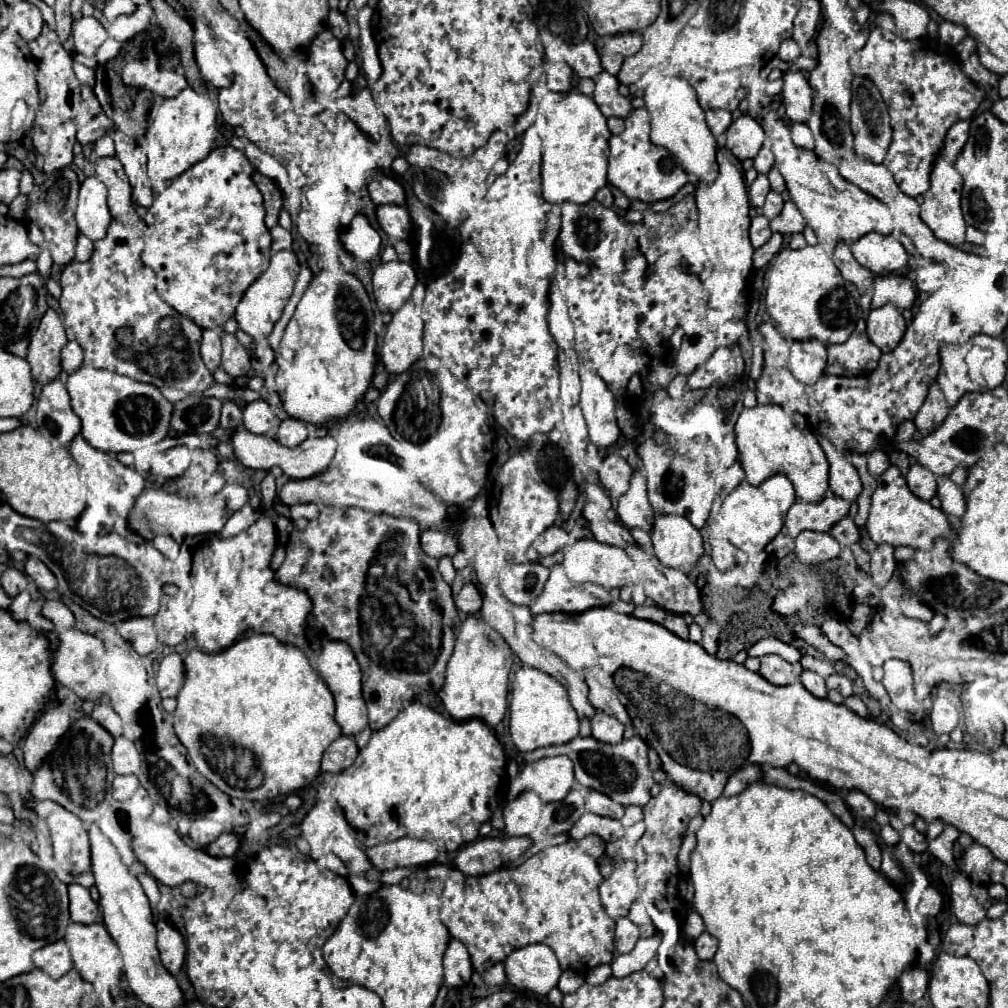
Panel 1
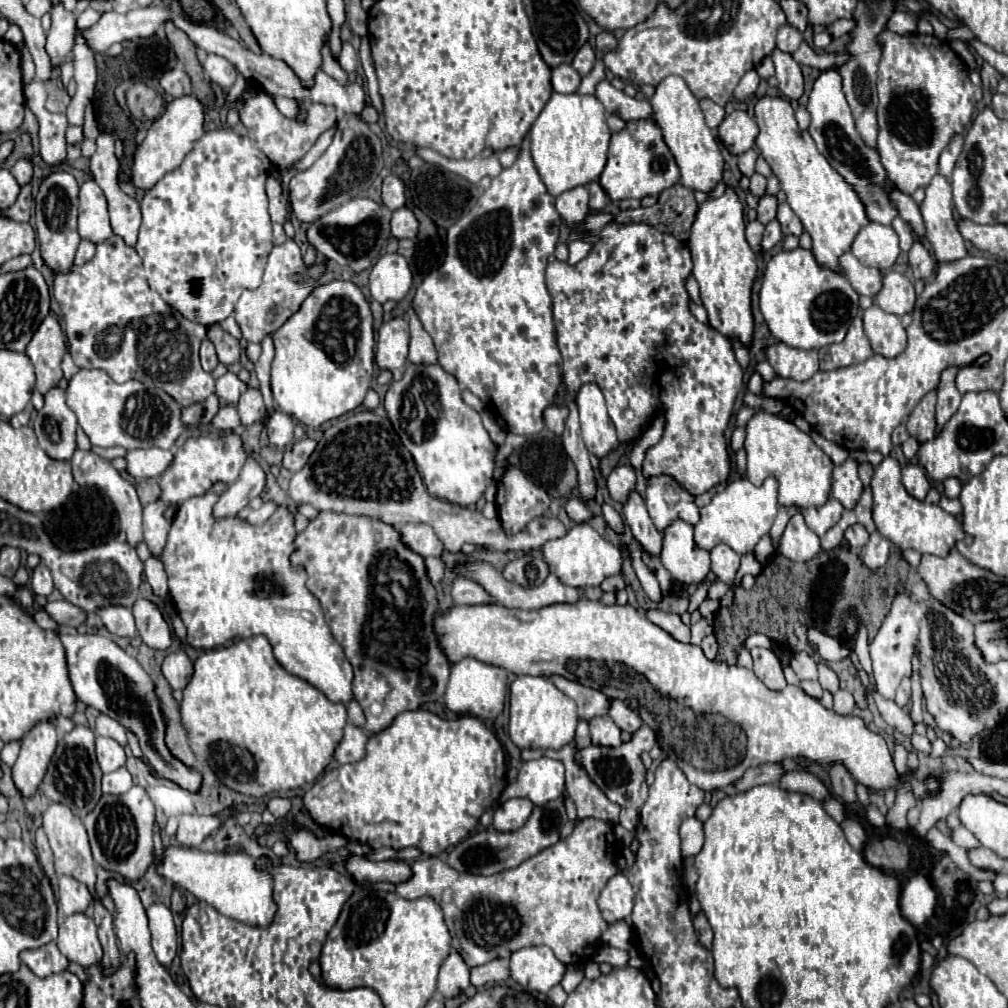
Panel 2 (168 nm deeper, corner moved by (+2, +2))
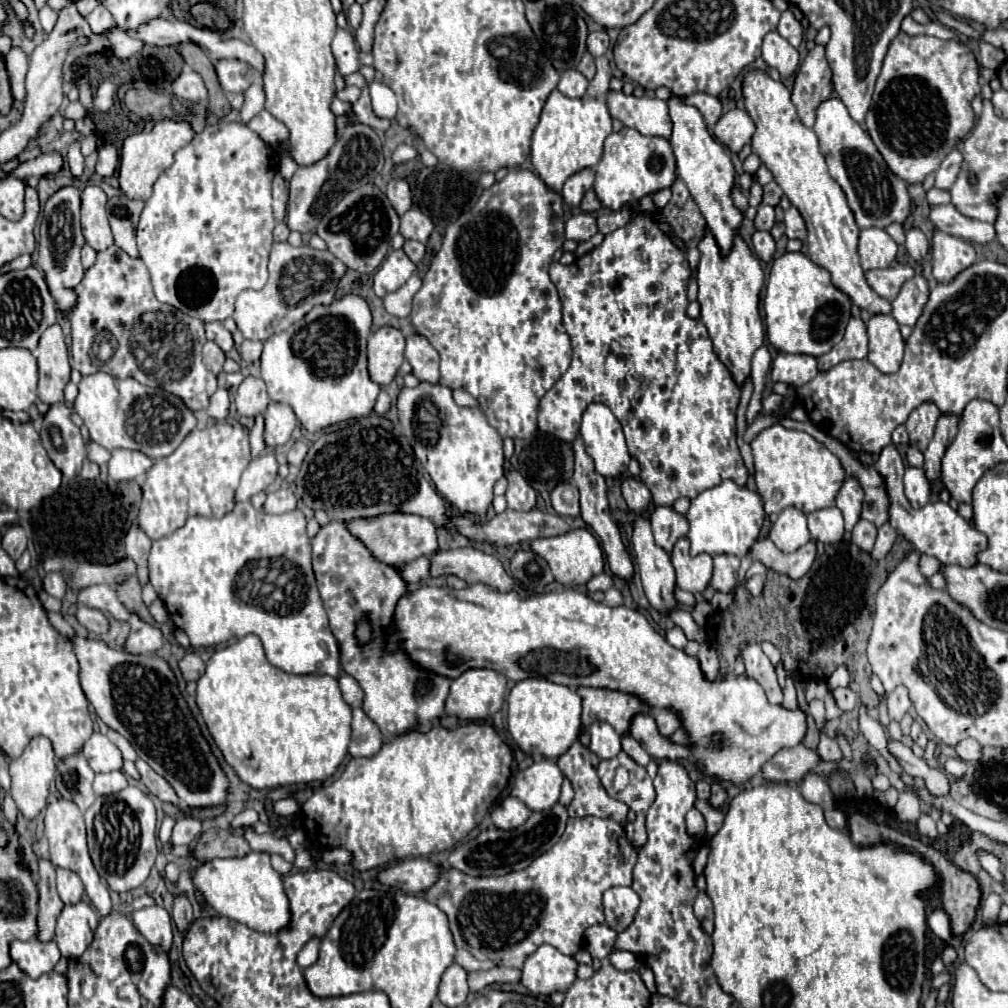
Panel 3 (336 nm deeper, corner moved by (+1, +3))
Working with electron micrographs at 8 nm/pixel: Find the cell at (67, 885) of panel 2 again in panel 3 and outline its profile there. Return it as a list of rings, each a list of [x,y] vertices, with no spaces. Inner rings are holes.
[[[57,869],[57,891],[65,905],[75,905],[83,899],[83,883],[79,875],[67,869]]]

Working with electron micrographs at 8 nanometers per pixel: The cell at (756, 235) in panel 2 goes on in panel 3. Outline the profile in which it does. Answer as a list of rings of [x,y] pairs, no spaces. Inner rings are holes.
[[[755,231],[753,233],[753,247],[755,247],[755,253],[757,253],[757,257],[761,261],[773,259],[775,241],[773,241],[773,237],[767,231]]]

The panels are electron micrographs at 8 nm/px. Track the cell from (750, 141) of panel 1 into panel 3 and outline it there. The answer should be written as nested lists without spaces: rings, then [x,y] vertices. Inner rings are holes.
[[[731,109],[719,119],[713,133],[715,133],[717,141],[721,141],[733,153],[739,153],[751,141],[753,133],[755,133],[755,123],[747,115],[747,111]]]

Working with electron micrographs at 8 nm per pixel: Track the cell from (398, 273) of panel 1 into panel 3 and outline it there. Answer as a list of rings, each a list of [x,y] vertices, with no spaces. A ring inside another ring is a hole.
[[[399,249],[391,251],[383,263],[379,265],[375,277],[373,277],[373,289],[377,297],[385,297],[391,291],[397,291],[405,285],[405,281],[417,271],[415,263]]]

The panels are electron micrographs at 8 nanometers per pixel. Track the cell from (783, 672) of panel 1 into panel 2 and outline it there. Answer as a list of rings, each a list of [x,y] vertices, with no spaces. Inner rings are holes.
[[[752,648],[750,650],[752,660],[754,660],[754,674],[770,688],[770,690],[782,690],[786,688],[786,680],[782,674],[782,666],[778,662],[778,656],[772,650],[764,648]]]

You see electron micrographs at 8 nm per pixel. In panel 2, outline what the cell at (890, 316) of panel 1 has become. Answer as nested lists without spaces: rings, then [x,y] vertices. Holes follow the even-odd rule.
[[[870,306],[864,312],[864,332],[874,354],[894,358],[906,348],[906,330],[900,324],[900,318],[878,306]]]

